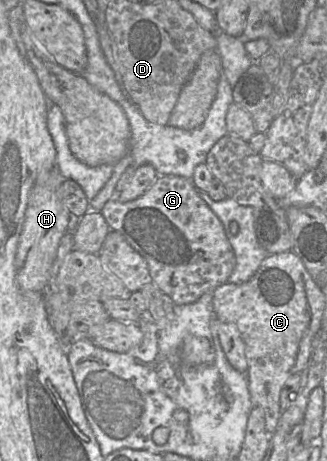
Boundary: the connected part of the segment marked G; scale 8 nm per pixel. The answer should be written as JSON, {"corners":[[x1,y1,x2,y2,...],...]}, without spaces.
{"corners":[[158,176,154,184,142,196,125,203,119,202,116,198,113,198,105,203,100,213,105,218,110,230,120,233,128,244,146,260,152,282,163,293,168,295,175,305,191,304,197,301,203,294,213,292,218,286,228,282,228,278,236,264,233,249,228,241,221,221,201,199,198,190,191,180,179,176]]}

